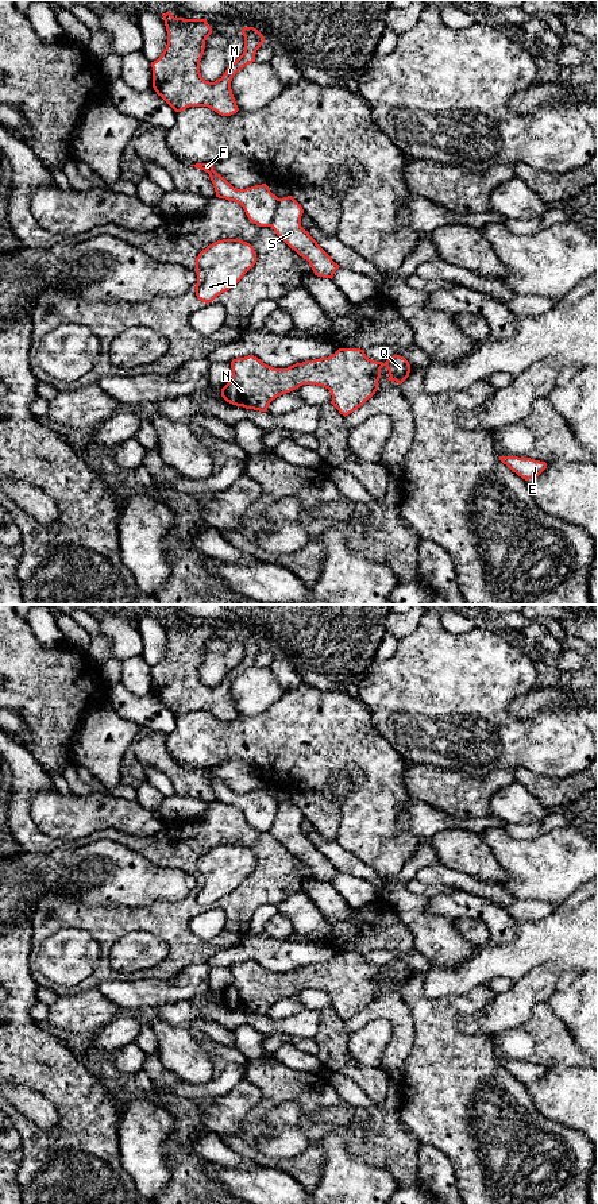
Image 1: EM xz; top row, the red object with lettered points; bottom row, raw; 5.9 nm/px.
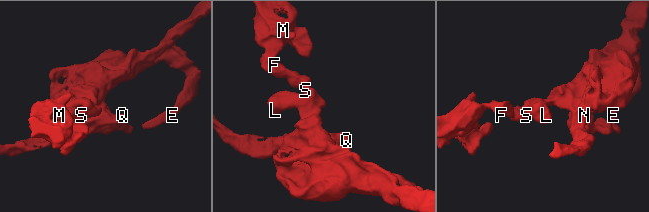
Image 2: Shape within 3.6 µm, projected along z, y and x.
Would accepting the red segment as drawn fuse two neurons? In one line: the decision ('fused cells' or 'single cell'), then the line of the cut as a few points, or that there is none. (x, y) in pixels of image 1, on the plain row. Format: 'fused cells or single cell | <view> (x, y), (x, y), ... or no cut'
fused cells | xz (280, 803), (270, 830)

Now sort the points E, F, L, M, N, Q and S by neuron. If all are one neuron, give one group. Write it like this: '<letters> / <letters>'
E L N Q S / F M

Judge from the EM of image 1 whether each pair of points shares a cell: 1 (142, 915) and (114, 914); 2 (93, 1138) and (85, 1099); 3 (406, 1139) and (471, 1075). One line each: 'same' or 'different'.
1: same
2: same
3: different

